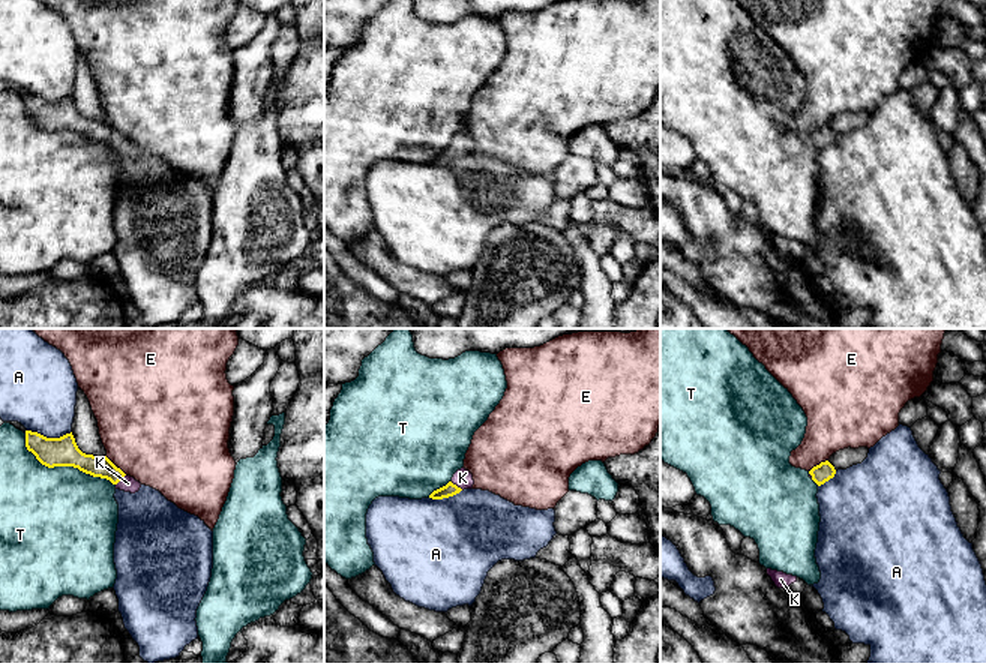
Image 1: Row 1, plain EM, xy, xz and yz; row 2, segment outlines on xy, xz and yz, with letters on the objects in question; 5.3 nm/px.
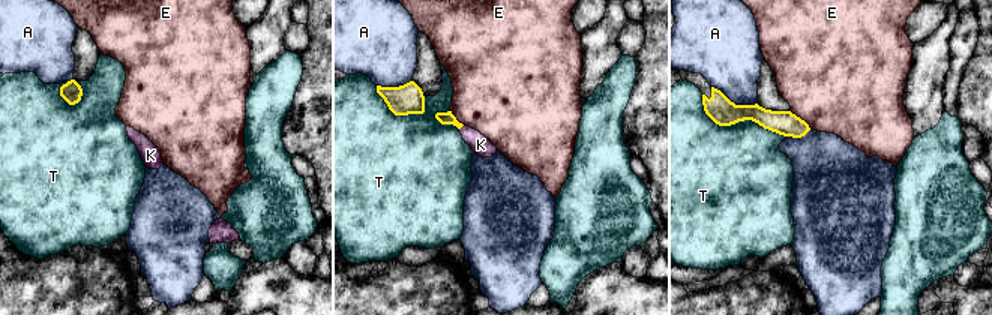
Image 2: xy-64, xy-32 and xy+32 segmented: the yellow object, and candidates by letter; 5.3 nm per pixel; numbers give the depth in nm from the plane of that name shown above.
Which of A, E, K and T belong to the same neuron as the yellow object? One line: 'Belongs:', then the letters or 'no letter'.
Belongs: K

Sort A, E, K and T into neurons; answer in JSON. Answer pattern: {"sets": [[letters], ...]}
{"sets": [["A"], ["E"], ["K"], ["T"]]}

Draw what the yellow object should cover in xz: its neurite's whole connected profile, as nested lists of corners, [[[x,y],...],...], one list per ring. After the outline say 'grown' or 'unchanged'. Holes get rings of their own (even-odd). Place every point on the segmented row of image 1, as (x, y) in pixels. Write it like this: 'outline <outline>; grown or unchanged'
outline [[[461,468],[453,474],[452,480],[446,486],[434,490],[429,495],[429,498],[432,500],[449,498],[459,494],[464,489],[473,489],[473,484],[474,484],[473,474],[468,470]]]; grown

